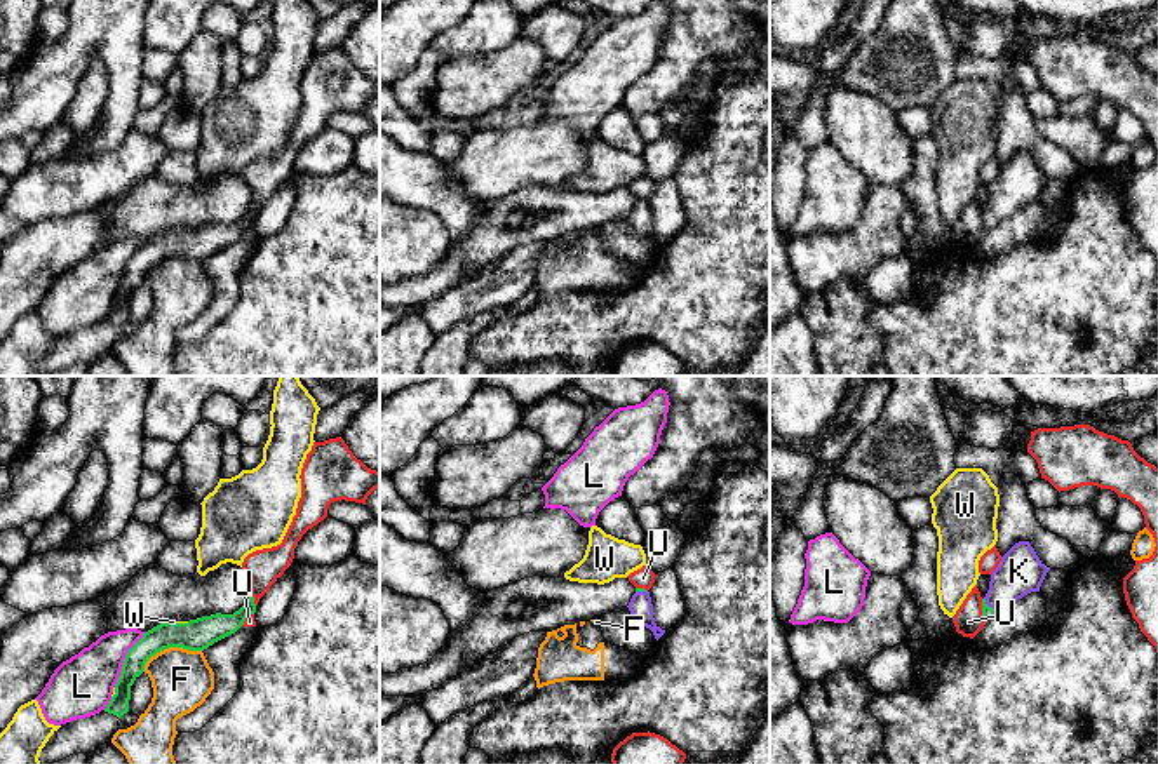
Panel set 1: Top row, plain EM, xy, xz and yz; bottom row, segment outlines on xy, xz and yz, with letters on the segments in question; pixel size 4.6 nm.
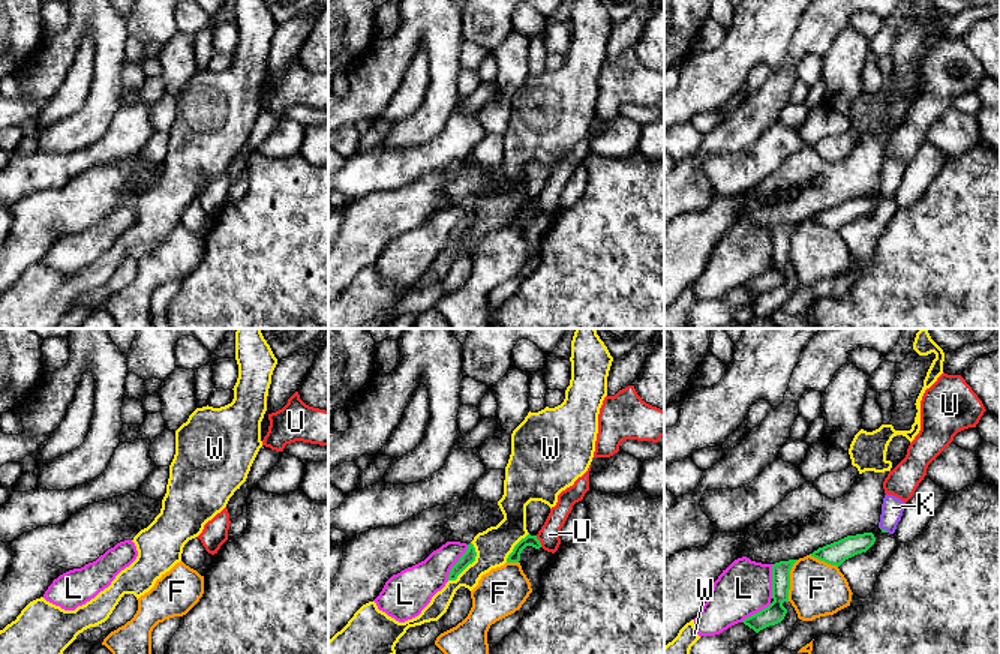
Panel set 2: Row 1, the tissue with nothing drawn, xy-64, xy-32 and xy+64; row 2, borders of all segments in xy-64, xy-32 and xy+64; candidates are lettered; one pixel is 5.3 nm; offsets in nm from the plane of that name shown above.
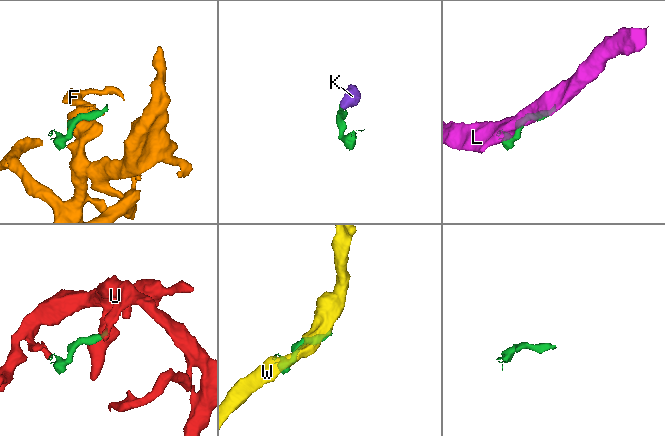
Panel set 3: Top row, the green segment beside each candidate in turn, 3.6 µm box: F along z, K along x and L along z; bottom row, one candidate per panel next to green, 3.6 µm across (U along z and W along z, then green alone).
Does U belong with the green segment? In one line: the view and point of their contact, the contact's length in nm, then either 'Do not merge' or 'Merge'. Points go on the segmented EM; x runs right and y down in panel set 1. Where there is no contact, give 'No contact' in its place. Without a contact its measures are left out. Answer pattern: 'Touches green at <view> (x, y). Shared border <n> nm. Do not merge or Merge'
Touches green at yz (982, 609). Shared border 110 nm. Do not merge

